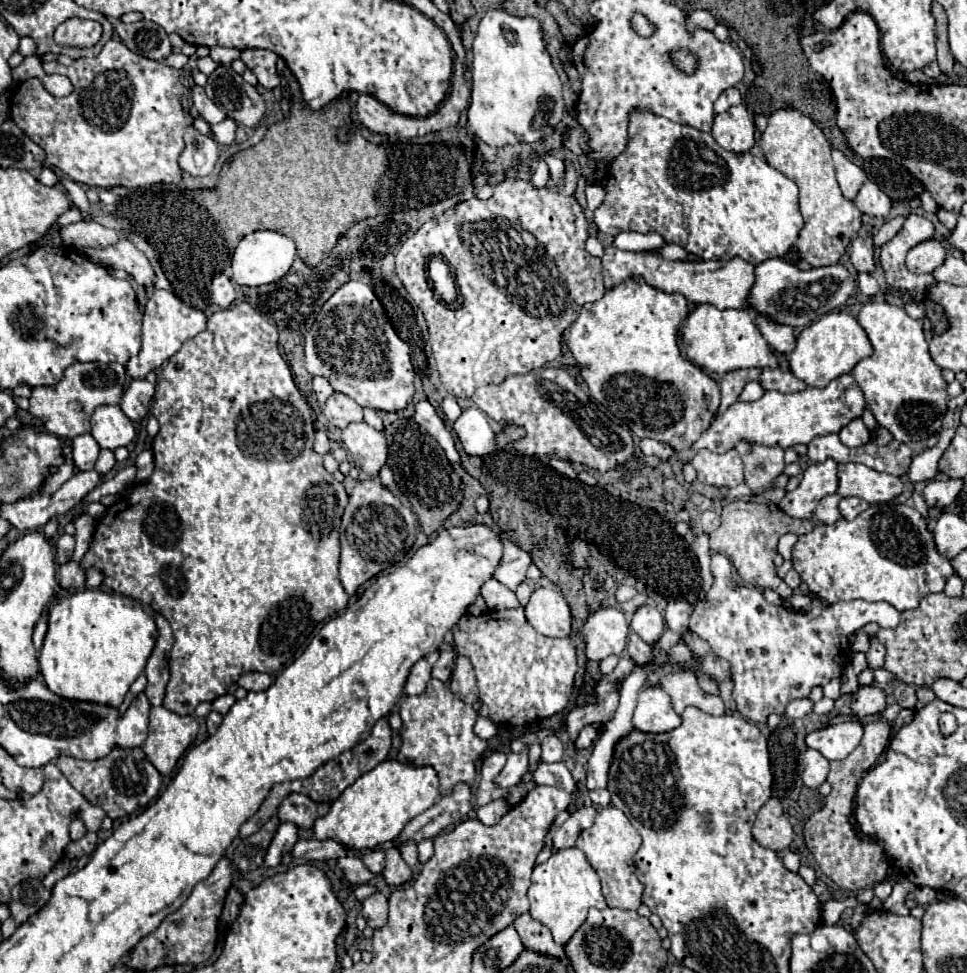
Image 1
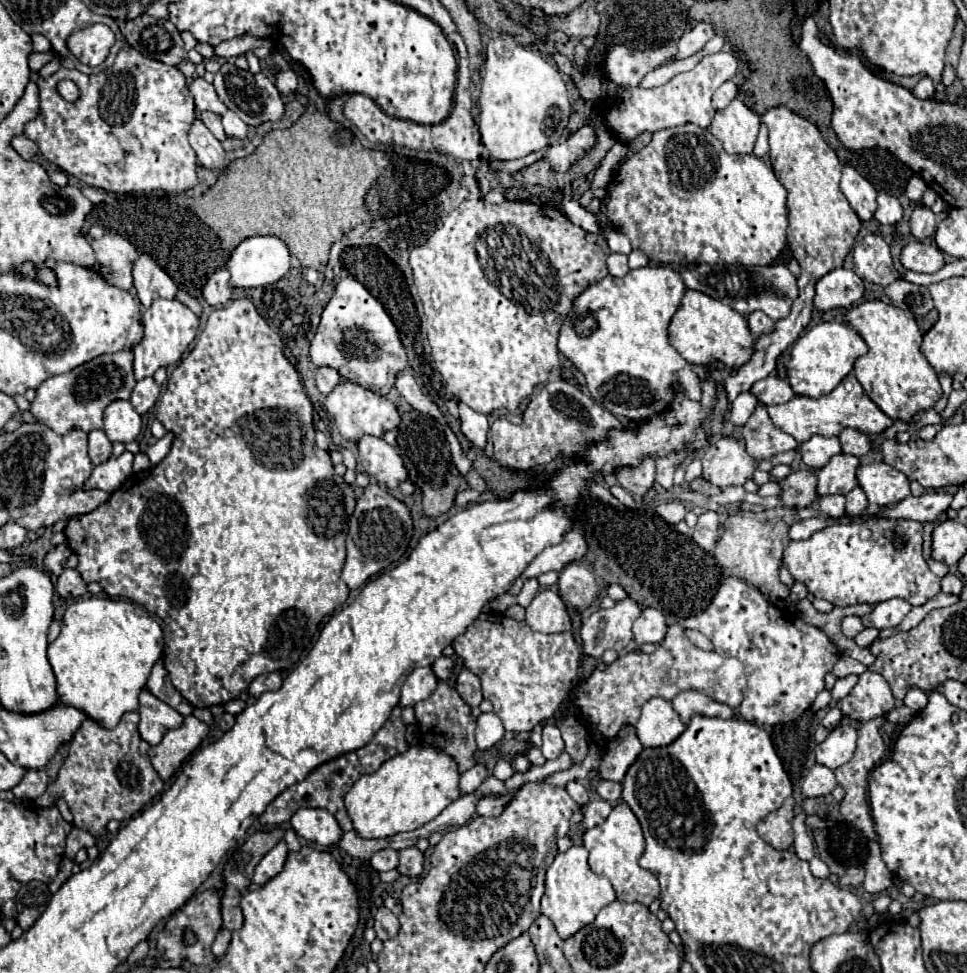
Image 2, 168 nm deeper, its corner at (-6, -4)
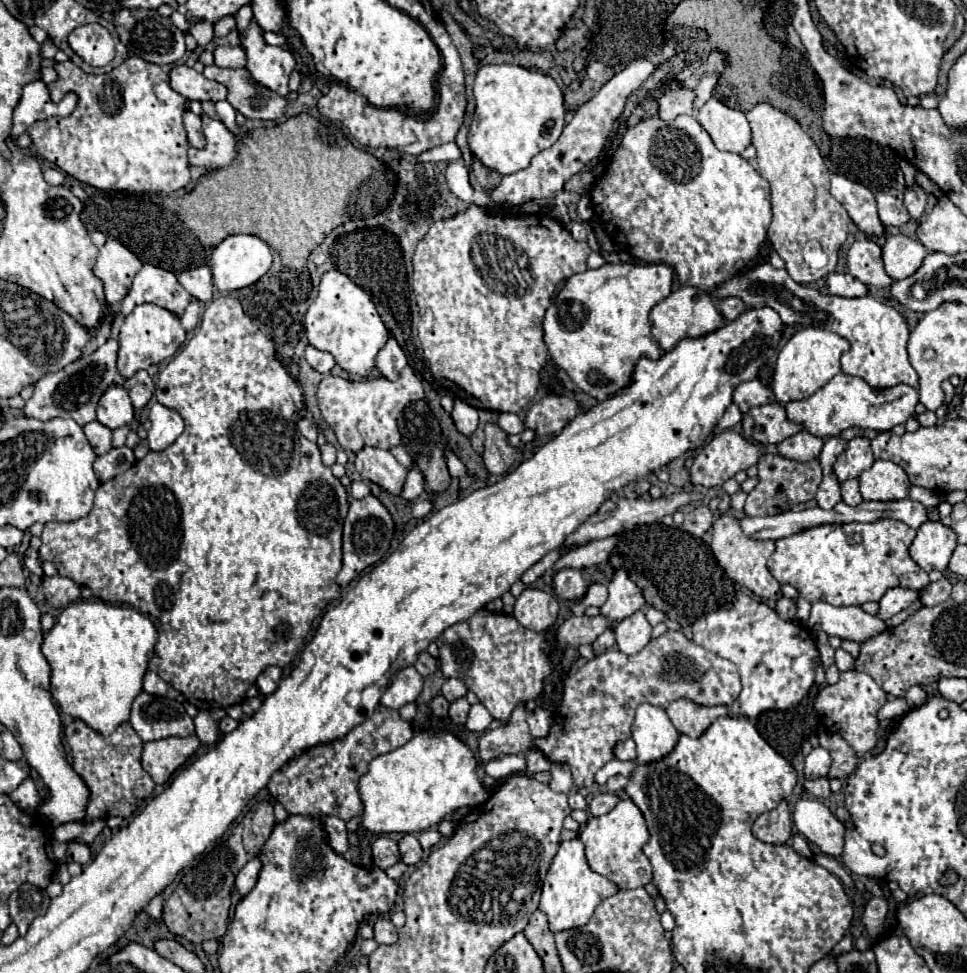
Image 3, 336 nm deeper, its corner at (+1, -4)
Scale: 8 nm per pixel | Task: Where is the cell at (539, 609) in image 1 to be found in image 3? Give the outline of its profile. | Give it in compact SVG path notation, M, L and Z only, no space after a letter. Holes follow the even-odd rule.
M524 589L516 599L514 619L532 631L546 631L558 617L558 599L542 589Z

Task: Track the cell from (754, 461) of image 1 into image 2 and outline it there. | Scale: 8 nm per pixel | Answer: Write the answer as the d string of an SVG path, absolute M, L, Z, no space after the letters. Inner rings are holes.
M759 407L759 411L755 411L755 415L751 415L751 419L743 425L743 441L747 453L755 461L771 459L789 449L797 449L799 445L795 439L791 439L791 435L779 431L771 423L765 407Z

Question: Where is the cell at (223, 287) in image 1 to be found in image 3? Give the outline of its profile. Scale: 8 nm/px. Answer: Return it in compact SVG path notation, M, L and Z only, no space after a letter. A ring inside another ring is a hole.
M208 265L196 267L196 269L184 269L178 273L178 283L198 301L206 303L214 297L214 287L212 287L212 271Z

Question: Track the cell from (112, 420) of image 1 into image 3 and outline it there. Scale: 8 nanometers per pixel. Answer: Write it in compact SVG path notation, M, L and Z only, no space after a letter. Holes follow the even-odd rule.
M112 383L100 397L96 415L98 415L98 421L110 429L128 425L134 415L134 407L128 397L128 391L122 385Z

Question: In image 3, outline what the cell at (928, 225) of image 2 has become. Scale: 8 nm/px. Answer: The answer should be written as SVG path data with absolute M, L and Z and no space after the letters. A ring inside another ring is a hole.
M910 185L904 189L904 205L908 209L908 213L912 215L912 221L916 221L922 213L924 213L924 207L926 207L926 193L920 185Z

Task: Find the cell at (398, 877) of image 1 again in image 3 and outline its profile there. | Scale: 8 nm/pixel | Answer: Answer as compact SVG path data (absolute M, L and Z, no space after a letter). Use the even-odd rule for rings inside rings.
M408 833L404 835L400 841L398 841L398 847L400 847L400 855L402 855L402 861L406 865L416 865L420 859L422 859L422 847L420 847L420 841L416 835Z

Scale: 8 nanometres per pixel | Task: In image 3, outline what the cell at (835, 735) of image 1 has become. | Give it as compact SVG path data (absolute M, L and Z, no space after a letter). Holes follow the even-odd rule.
M822 747L812 749L812 753L806 757L804 777L808 777L808 779L820 779L820 777L828 777L830 763L832 763L832 757L830 757L830 753L828 753L826 749L822 749Z

